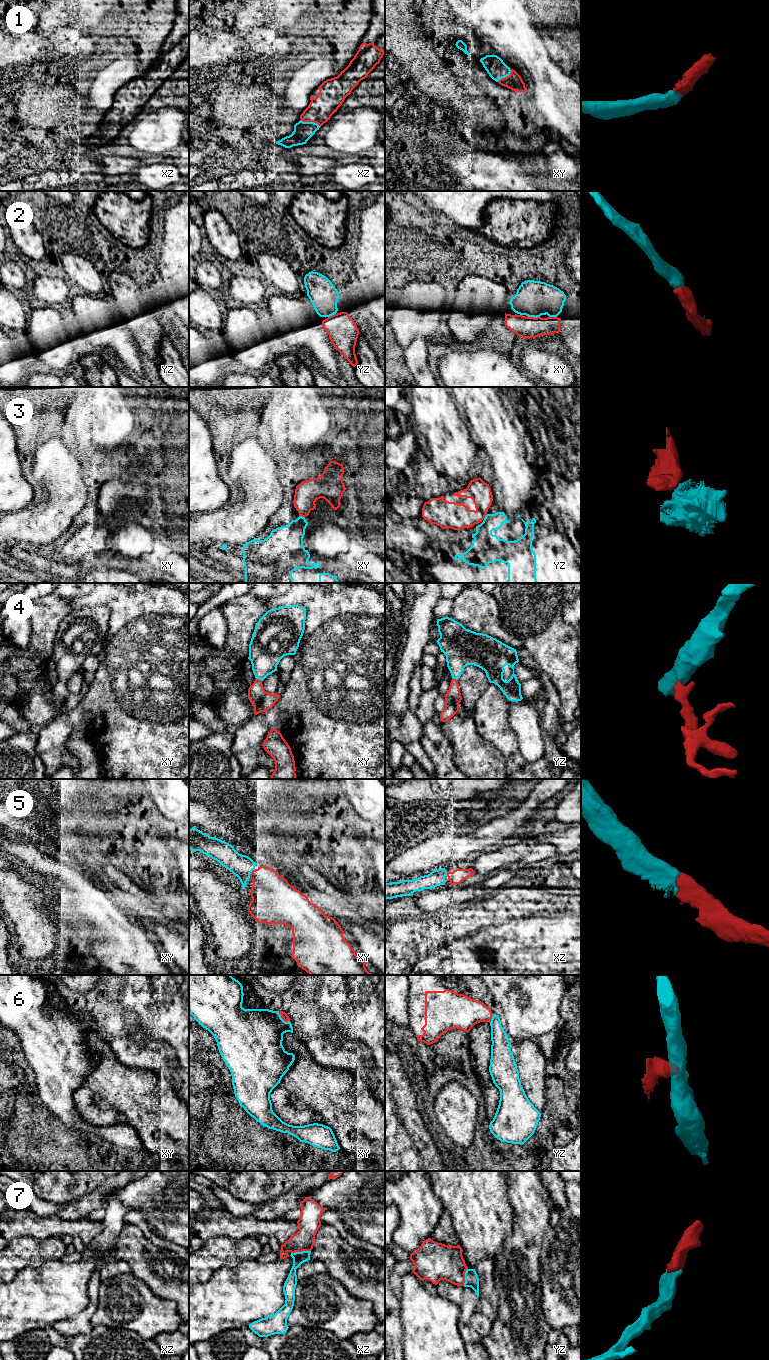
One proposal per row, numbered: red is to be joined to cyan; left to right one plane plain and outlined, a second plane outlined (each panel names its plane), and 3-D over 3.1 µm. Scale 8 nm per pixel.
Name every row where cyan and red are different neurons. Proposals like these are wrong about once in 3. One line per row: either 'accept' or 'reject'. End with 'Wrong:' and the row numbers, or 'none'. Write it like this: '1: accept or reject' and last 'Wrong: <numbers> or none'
1: accept
2: accept
3: reject
4: accept
5: accept
6: reject
7: accept
Wrong: 3, 6

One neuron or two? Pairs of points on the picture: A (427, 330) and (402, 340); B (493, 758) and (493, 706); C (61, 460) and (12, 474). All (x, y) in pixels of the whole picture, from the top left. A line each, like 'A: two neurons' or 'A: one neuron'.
A: one neuron
B: two neurons
C: two neurons

